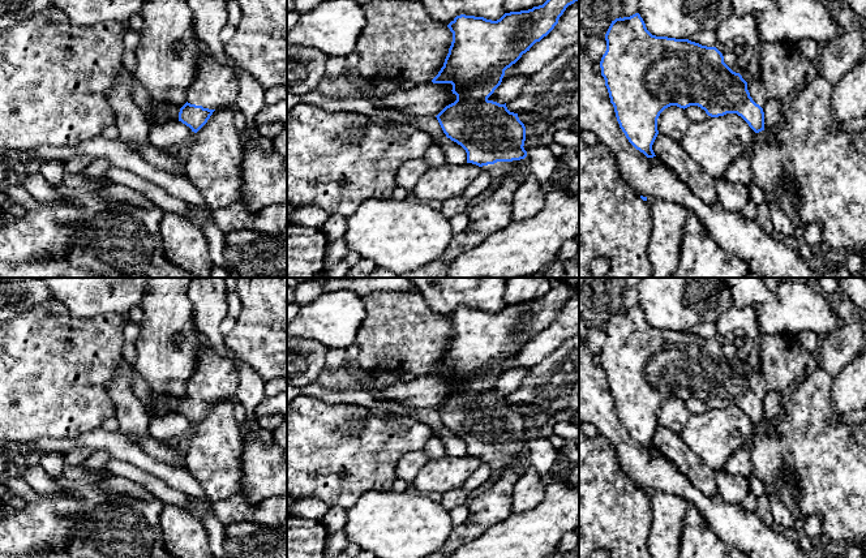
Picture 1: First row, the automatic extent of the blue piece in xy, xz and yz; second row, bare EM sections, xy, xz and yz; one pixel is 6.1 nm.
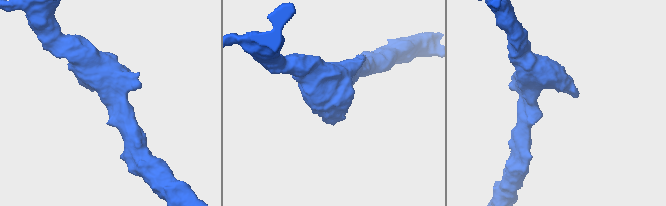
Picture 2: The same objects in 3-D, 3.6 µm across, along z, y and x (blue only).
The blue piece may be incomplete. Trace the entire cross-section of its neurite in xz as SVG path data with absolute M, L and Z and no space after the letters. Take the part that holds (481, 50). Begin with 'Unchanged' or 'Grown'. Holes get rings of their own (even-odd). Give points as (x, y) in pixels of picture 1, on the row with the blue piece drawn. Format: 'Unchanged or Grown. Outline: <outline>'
Grown. Outline: M546 0L543 5L528 10L505 13L500 20L492 21L484 17L456 16L447 27L453 33L453 42L443 66L432 80L433 83L451 83L456 100L446 106L436 117L447 138L460 145L467 153L467 163L476 164L492 177L492 185L498 185L503 179L515 172L527 173L527 151L524 150L526 126L518 113L510 112L505 104L488 98L501 85L505 70L515 64L523 53L546 37L558 23L566 8L578 0Z

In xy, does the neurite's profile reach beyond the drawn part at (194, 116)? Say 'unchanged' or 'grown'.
grown

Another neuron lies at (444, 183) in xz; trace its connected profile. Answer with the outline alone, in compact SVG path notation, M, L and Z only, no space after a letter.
M446 163L437 168L429 168L412 188L411 197L424 202L443 202L463 196L481 171L481 167L472 163Z

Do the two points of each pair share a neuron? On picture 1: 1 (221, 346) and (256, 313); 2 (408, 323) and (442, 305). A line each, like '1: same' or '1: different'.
1: different
2: different

